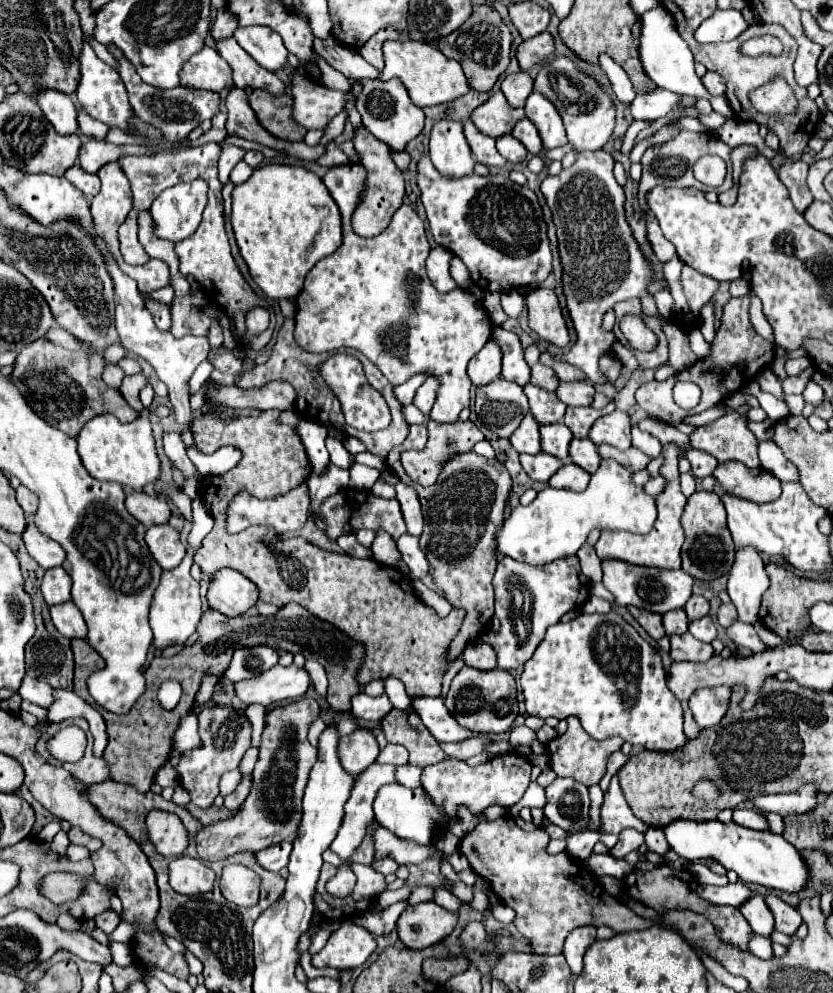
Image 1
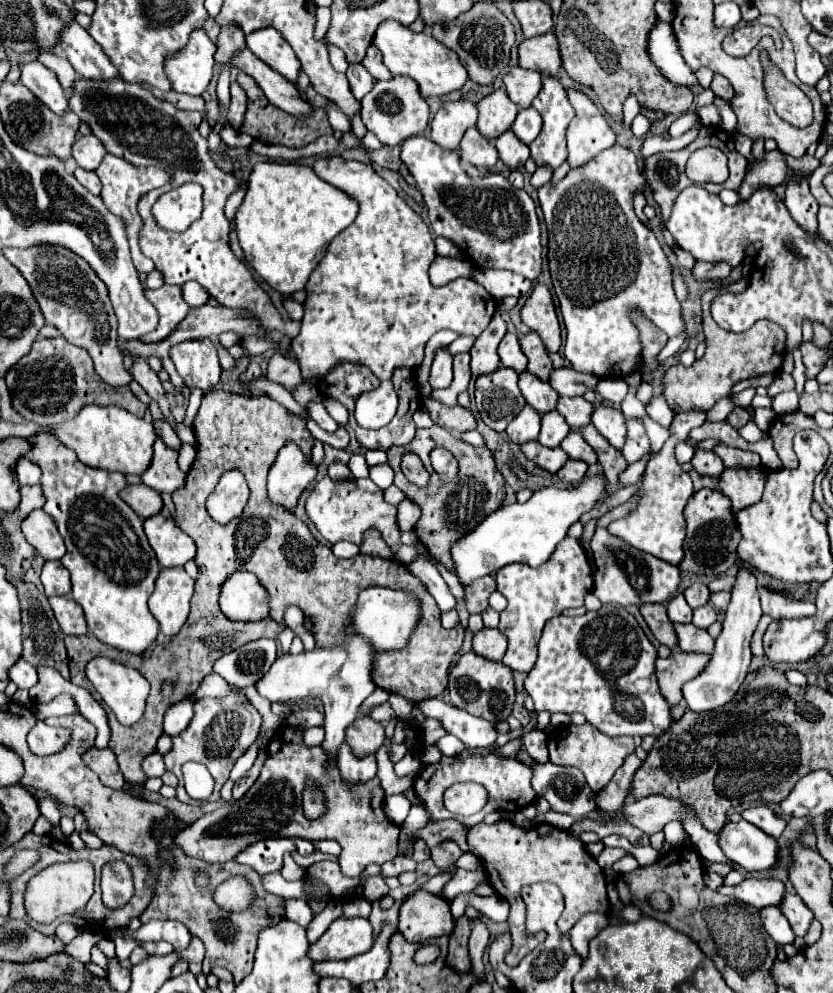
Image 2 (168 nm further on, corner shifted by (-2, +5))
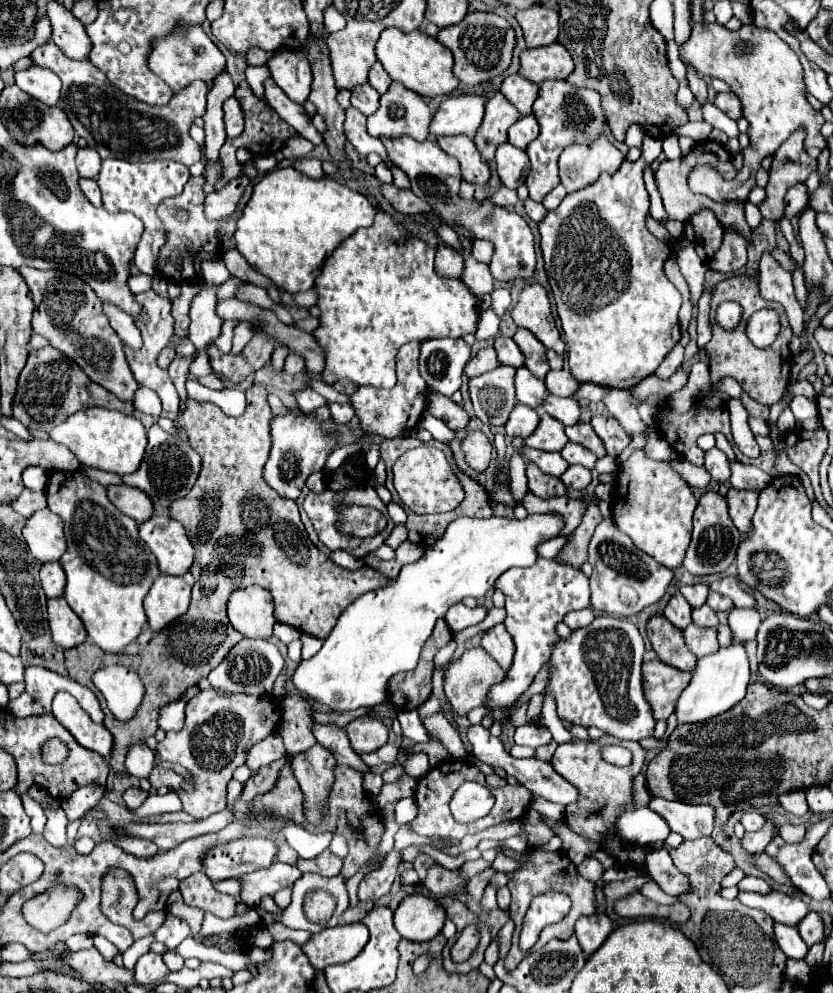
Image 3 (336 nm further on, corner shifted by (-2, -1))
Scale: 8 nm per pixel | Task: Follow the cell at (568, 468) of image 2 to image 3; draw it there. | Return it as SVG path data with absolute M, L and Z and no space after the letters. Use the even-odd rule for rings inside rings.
M571 465L563 475L561 481L567 489L585 489L591 483L591 471L583 465Z

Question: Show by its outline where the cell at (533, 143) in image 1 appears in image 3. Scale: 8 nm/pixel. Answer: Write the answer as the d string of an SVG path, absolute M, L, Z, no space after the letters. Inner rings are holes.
M533 115L521 117L509 127L509 143L519 149L525 149L537 135L539 135L539 123Z

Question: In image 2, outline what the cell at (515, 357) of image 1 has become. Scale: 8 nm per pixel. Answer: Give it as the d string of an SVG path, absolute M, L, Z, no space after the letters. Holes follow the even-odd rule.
M507 333L503 337L503 341L499 343L499 357L505 367L515 369L517 373L523 373L527 369L527 357L523 355L515 333Z

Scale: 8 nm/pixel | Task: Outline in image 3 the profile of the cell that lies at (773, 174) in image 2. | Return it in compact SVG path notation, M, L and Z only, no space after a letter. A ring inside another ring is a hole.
M795 131L773 155L773 165L769 169L769 183L765 187L765 201L759 205L759 211L765 219L781 219L783 215L783 197L785 191L799 183L805 181L807 175L815 169L817 161L811 159L805 149L805 131Z

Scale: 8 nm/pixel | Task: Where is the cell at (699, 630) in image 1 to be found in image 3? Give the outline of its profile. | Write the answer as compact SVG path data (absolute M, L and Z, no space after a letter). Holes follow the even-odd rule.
M703 605L703 607L693 609L693 623L699 627L717 627L719 621L717 621L715 611L711 611L711 607Z

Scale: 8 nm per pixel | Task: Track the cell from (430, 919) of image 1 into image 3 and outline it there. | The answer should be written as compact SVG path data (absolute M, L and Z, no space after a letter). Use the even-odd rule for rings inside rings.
M407 895L395 909L395 929L409 941L431 941L445 923L445 909L429 897Z

